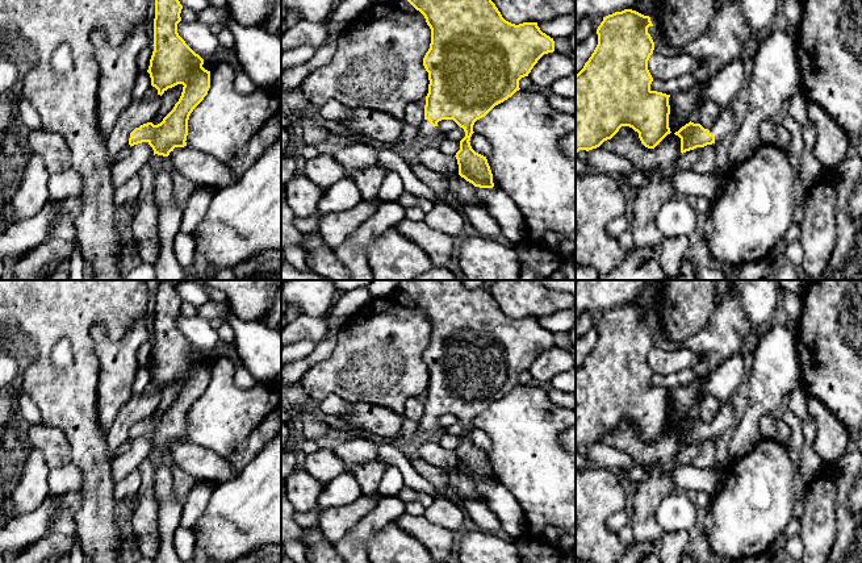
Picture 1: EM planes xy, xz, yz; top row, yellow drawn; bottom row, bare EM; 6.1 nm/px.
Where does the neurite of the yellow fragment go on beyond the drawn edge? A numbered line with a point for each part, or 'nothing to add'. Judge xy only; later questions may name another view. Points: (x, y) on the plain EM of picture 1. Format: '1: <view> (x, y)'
nothing to add

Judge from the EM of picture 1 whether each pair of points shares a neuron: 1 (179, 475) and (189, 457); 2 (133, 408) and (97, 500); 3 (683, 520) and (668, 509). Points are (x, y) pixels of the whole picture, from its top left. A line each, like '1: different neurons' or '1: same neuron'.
1: different neurons
2: different neurons
3: same neuron

